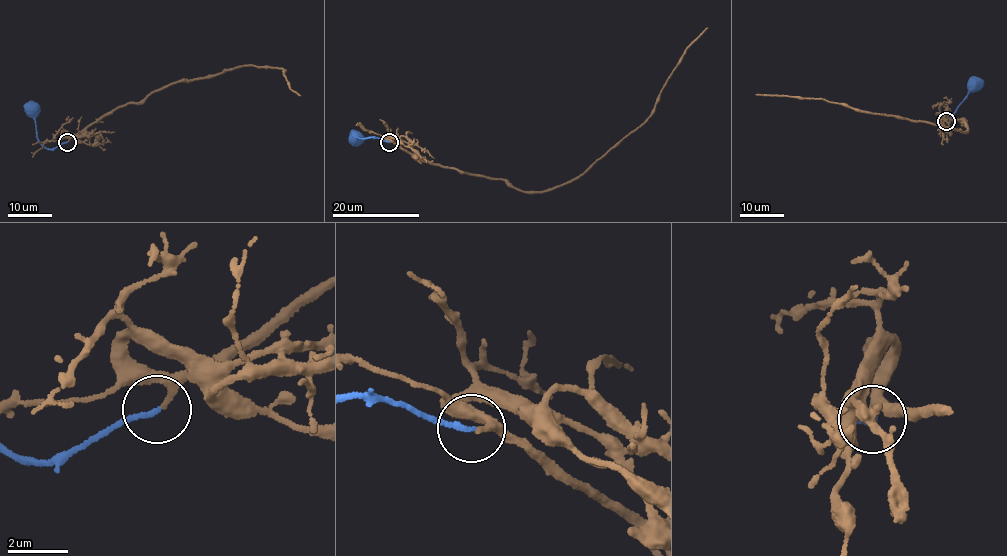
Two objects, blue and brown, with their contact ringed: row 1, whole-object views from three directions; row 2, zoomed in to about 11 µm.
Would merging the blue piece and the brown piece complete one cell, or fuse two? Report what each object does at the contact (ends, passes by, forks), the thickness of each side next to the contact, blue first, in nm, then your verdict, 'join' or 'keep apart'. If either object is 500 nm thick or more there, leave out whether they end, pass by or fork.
blue ends | brown ends | 170/200 nm | join

